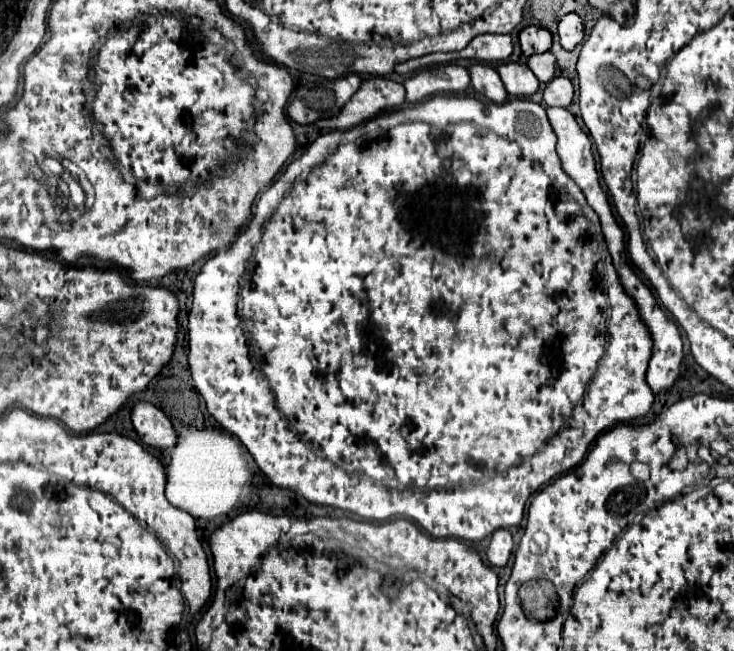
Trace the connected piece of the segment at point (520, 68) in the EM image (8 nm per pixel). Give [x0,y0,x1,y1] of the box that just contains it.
[496,63,538,97]

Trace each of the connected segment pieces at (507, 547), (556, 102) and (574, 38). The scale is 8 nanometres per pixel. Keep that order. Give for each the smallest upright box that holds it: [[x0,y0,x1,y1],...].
[[486,529,514,567],[544,77,572,107],[558,13,584,51]]

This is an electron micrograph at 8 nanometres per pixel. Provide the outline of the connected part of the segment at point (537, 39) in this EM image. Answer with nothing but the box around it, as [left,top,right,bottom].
[520,25,552,55]

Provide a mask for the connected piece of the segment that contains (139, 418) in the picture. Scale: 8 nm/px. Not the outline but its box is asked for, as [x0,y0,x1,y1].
[132,401,178,449]

